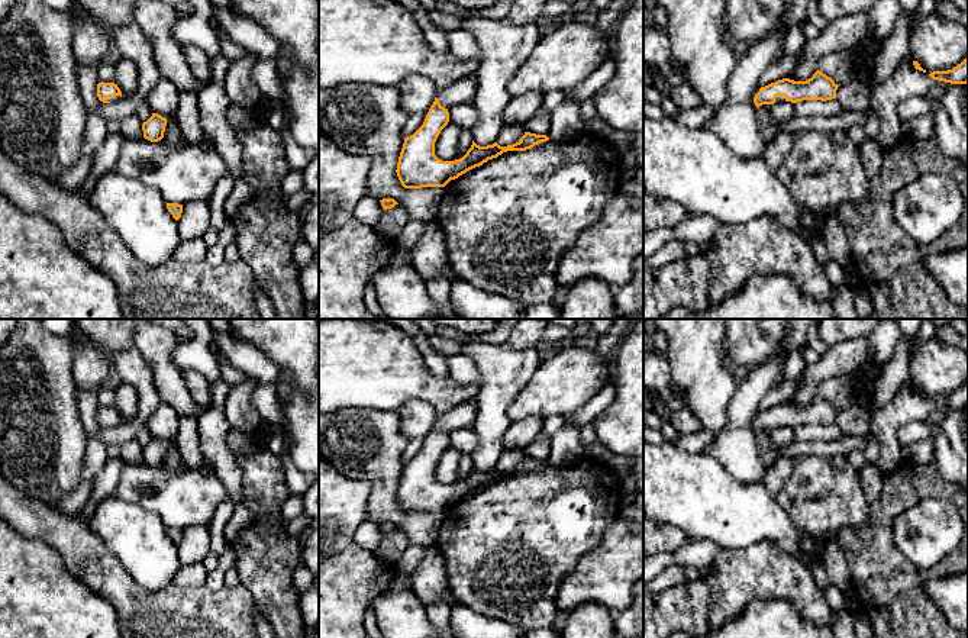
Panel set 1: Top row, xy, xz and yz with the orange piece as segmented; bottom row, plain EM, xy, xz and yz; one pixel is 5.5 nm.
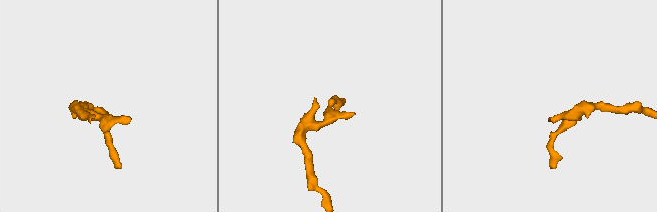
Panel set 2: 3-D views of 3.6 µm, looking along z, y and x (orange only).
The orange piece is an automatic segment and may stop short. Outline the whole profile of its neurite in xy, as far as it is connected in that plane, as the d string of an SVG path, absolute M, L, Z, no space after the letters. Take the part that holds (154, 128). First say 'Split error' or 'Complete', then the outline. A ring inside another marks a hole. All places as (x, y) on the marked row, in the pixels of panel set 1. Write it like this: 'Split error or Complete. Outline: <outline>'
Complete. Outline: M152 113L152 116L142 123L143 138L151 142L158 142L164 138L167 126L167 119L158 113Z

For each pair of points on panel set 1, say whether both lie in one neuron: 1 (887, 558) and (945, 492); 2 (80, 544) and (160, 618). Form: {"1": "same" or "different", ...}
{"1": "same", "2": "same"}

